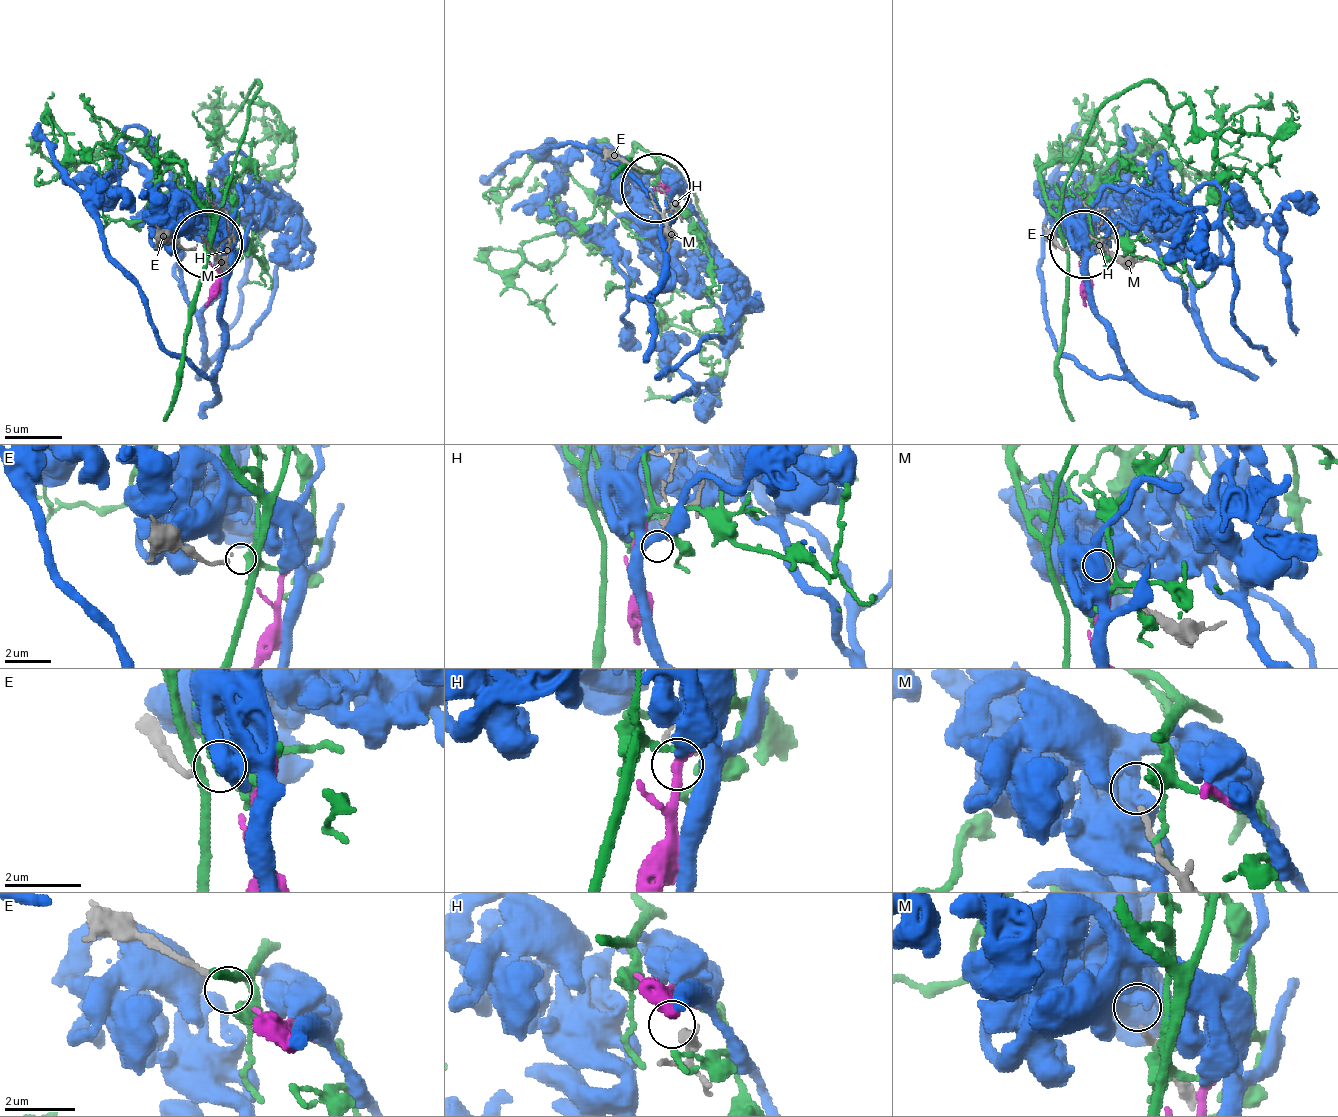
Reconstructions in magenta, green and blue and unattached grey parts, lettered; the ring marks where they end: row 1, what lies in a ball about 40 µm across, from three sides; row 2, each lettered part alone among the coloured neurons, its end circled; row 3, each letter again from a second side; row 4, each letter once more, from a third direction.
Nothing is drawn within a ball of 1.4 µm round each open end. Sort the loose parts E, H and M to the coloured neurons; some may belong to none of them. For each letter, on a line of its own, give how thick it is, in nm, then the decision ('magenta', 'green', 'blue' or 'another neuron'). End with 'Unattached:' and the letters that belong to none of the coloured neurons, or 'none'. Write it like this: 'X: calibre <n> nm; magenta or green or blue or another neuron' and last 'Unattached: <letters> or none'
E: calibre 160 nm; green
H: calibre 240 nm; magenta
M: calibre 150 nm; another neuron
Unattached: M

